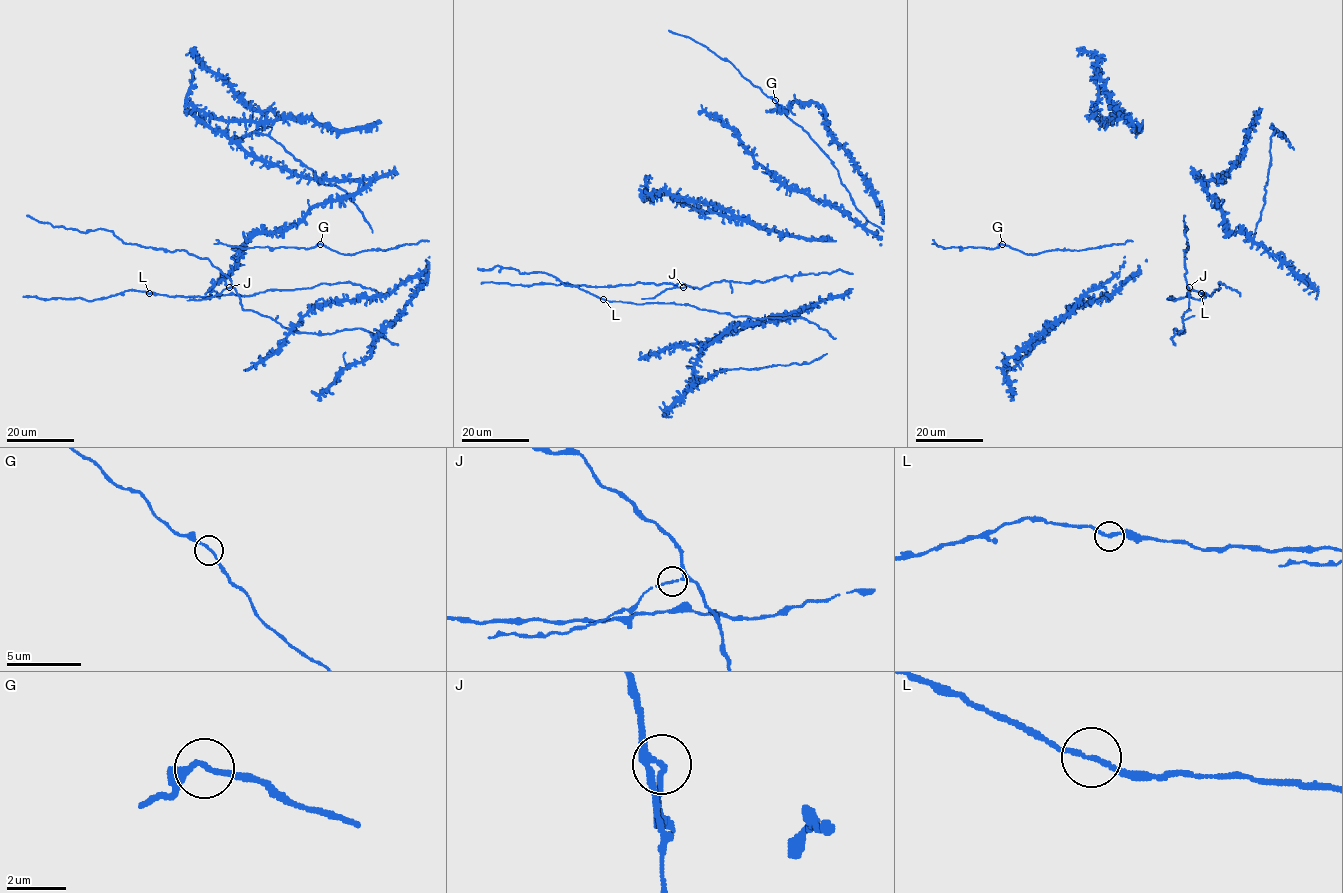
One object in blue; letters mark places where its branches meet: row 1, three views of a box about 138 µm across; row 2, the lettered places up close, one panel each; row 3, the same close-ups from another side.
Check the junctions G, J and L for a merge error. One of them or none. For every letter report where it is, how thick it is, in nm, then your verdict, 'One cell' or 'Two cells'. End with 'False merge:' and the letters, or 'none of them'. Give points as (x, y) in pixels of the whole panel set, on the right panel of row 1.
G: Place: (1002, 244). Thickness 160 nm. One cell
J: Place: (1189, 287). Thickness 140 nm. One cell
L: Place: (1201, 293). Thickness 190 nm. One cell
False merge: none of them

